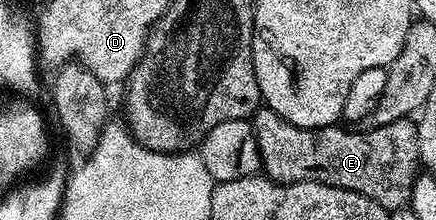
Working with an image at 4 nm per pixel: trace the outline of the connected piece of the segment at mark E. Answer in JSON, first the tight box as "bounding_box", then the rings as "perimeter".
{"bounding_box":[251,107,419,196],"perimeter":[[[260,107],[251,117],[253,133],[261,155],[261,172],[276,184],[298,184],[299,182],[319,182],[343,190],[373,196],[407,196],[413,193],[413,181],[419,175],[419,138],[417,125],[412,119],[387,122],[387,126],[365,128],[361,132],[348,132],[342,126],[327,128],[300,128],[275,114],[275,110]]]}

